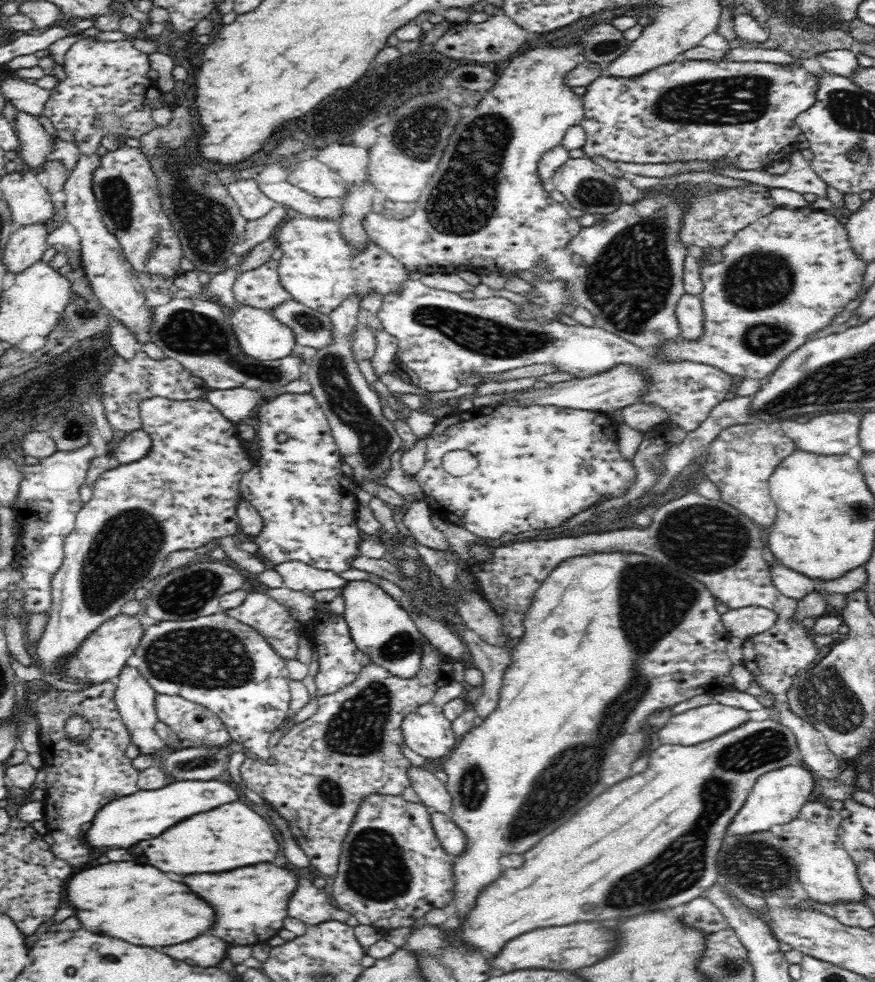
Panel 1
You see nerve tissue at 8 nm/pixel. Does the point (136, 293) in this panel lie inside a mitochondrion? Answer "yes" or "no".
no

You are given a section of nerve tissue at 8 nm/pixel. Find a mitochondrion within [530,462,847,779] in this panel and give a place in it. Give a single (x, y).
(708, 540)

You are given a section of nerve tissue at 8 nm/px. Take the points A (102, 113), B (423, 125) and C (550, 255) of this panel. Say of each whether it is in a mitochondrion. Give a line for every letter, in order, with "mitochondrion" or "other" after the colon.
A: other
B: mitochondrion
C: other

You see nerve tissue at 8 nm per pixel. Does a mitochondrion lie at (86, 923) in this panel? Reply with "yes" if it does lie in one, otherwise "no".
no

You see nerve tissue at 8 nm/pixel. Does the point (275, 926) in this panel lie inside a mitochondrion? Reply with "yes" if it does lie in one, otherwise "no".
no

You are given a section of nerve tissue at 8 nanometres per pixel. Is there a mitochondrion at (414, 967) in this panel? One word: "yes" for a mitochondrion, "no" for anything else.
no

